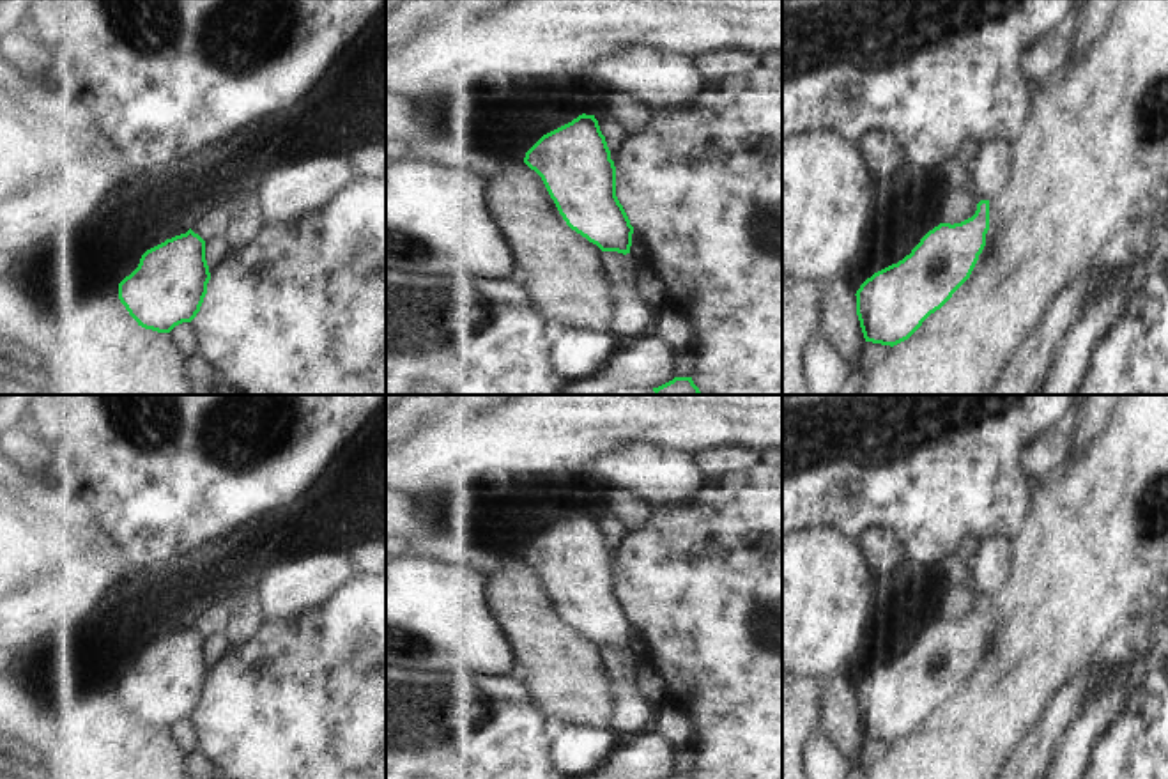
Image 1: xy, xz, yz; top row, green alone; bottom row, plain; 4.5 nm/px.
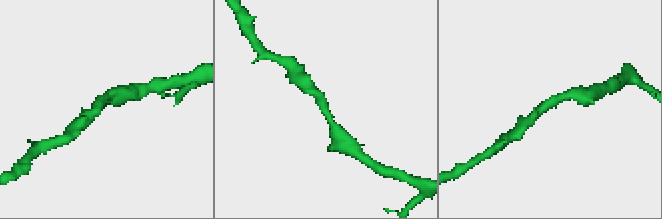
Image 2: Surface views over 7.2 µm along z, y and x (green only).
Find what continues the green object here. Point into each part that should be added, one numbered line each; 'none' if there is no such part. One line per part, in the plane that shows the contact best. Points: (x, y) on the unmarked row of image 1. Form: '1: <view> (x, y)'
none

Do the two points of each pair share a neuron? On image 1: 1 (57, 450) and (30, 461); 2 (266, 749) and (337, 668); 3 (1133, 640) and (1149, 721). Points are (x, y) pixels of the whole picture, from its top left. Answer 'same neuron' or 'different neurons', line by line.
1: different neurons
2: same neuron
3: different neurons

